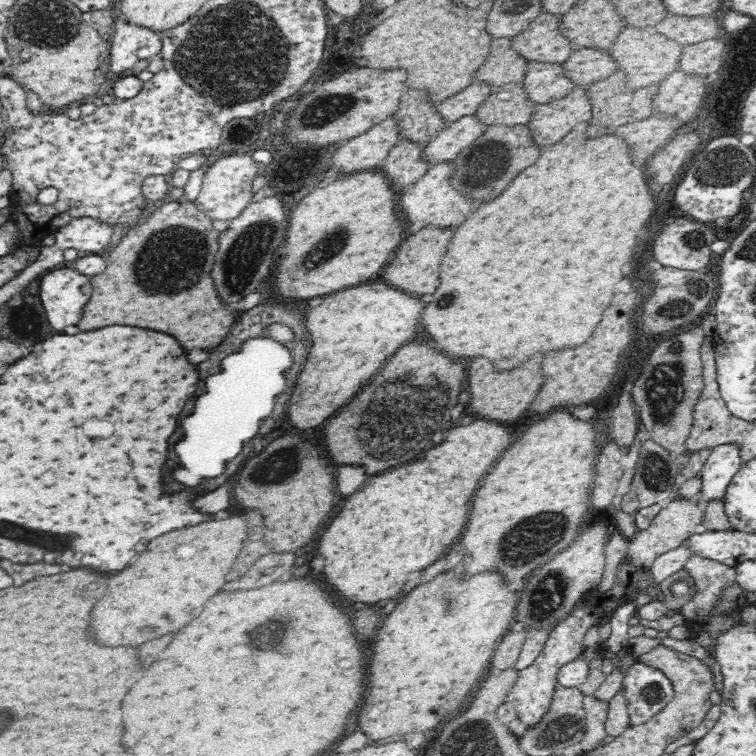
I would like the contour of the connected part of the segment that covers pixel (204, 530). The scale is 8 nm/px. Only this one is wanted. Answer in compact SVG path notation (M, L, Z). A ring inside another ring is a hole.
M232 516L224 520L212 520L196 526L184 526L178 530L170 530L160 534L148 544L148 550L142 552L136 560L136 568L126 568L112 576L106 594L94 608L96 630L102 642L106 644L140 644L150 638L162 636L174 628L186 626L194 618L198 618L206 606L206 602L216 596L226 584L226 574L238 560L238 554L244 548L248 536L248 520L242 516Z

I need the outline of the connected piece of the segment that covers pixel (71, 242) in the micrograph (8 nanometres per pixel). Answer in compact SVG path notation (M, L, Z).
M78 218L55 234L55 247L61 253L69 248L82 252L92 252L93 255L105 252L112 242L114 230L107 224L102 224L92 218Z

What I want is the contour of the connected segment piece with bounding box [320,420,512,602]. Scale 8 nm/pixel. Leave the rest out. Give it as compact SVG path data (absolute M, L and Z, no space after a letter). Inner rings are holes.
M480 420L468 426L458 426L448 430L446 440L428 450L420 460L392 468L390 472L368 480L366 486L346 498L344 510L338 512L324 532L320 550L328 558L328 580L336 584L336 588L350 600L376 602L382 598L392 598L406 582L408 572L428 568L462 536L472 512L466 508L472 508L472 498L480 488L486 470L492 466L492 460L504 452L504 448L508 448L510 440L510 432L494 422Z

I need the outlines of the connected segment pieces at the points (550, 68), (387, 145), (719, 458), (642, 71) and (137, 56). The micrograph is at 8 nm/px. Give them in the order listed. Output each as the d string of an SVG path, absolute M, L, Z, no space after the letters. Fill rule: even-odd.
M531 60L523 81L530 99L538 105L564 96L575 87L563 63Z
M392 113L341 146L332 156L332 166L338 168L340 174L379 168L401 139L402 124L396 114Z
M718 446L711 451L703 464L701 473L700 496L696 503L703 510L714 502L724 502L733 476L741 469L743 462L735 446Z
M626 26L618 35L614 46L614 56L622 64L622 68L630 74L630 88L638 88L650 82L662 82L670 72L674 72L681 64L684 45L676 39L666 36L656 27Z
M119 18L109 46L109 72L112 79L129 74L136 62L150 60L160 49L158 34L128 26Z

